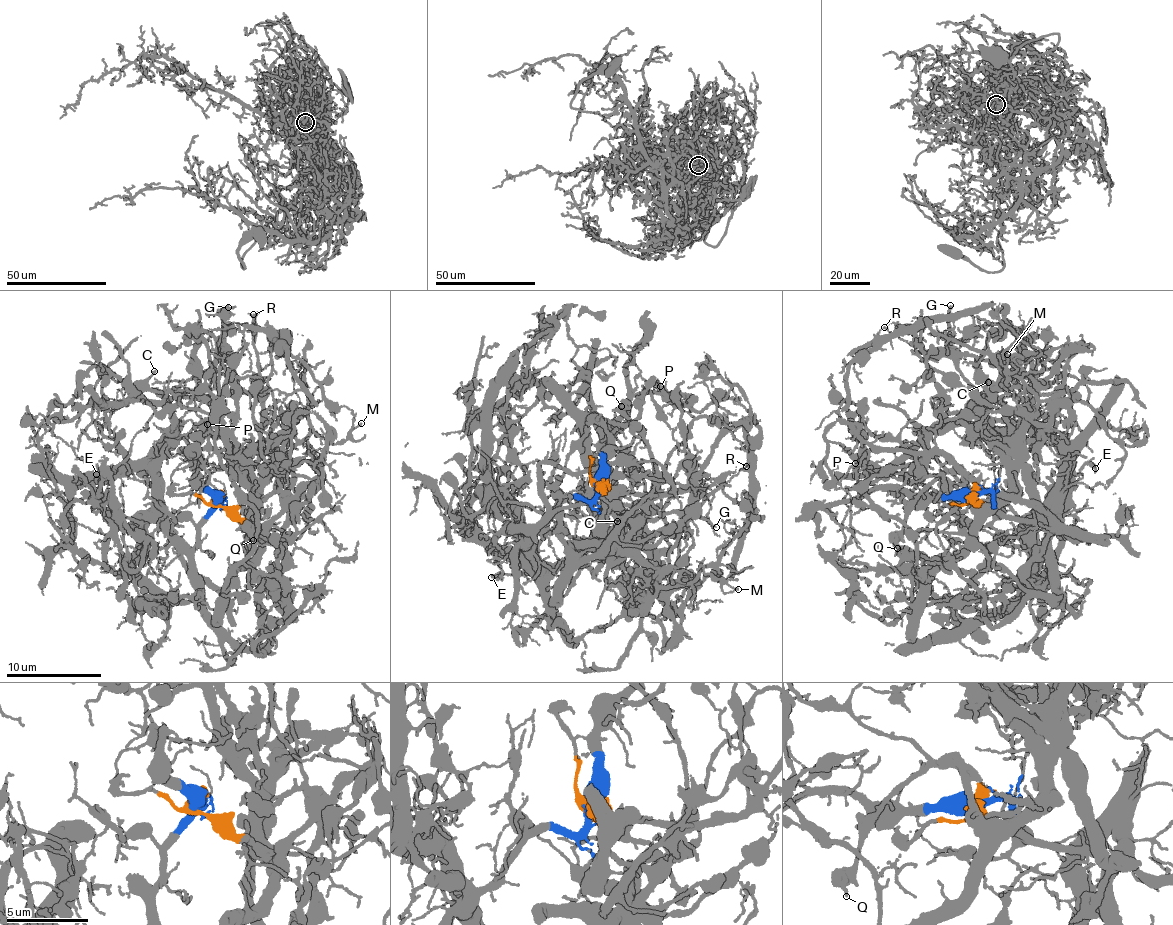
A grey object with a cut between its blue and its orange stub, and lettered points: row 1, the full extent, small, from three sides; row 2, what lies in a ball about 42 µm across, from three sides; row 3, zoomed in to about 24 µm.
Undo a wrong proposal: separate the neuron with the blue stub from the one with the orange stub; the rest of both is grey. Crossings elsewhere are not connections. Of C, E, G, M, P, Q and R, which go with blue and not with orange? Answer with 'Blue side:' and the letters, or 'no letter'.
Blue side: E

